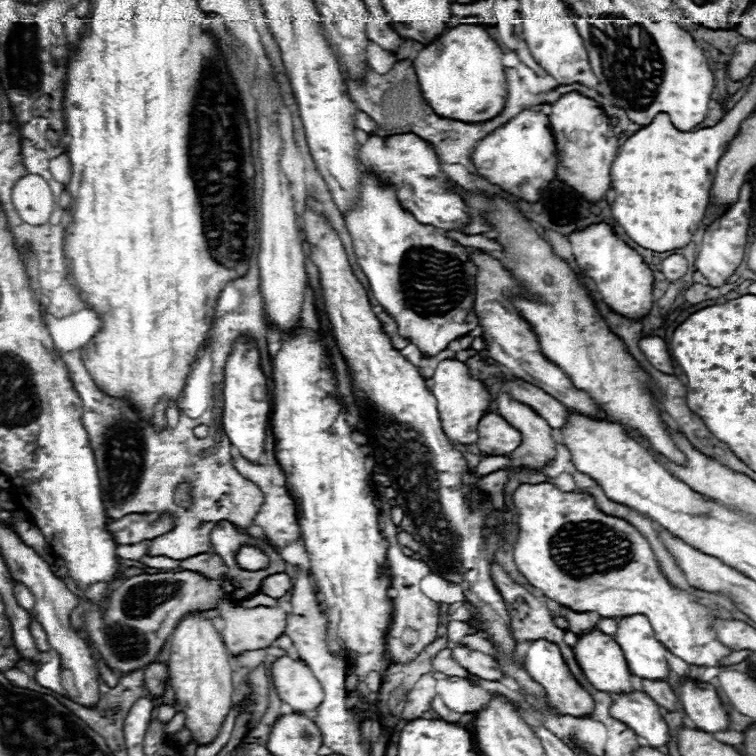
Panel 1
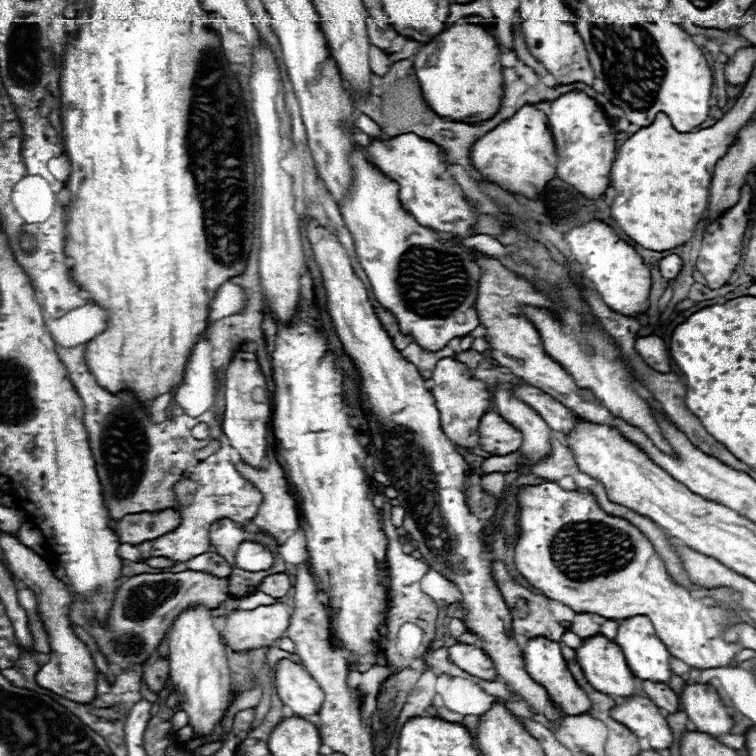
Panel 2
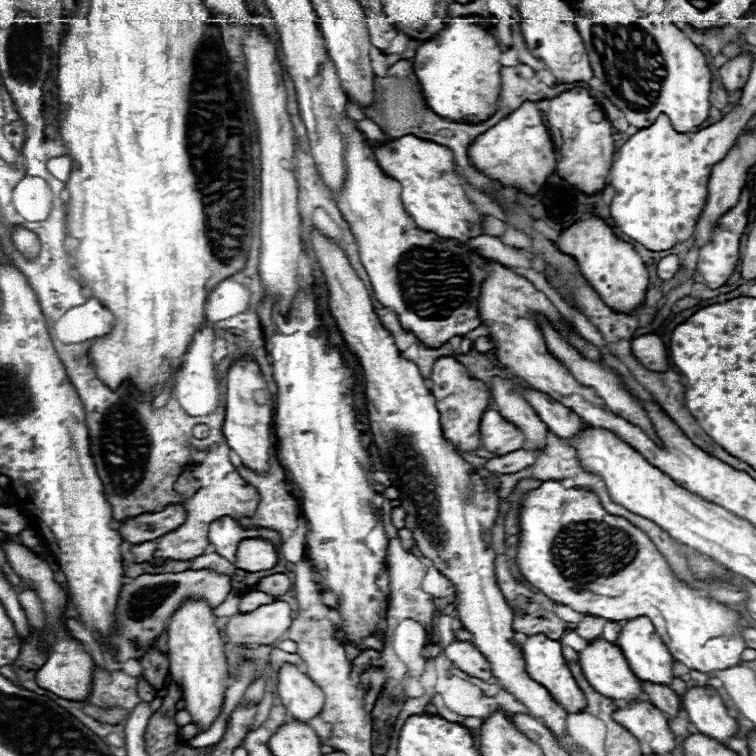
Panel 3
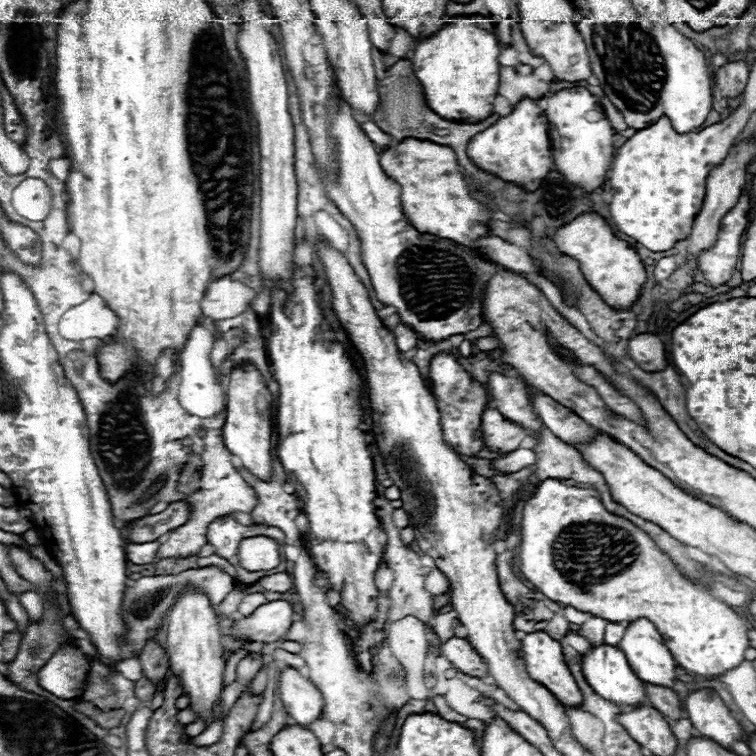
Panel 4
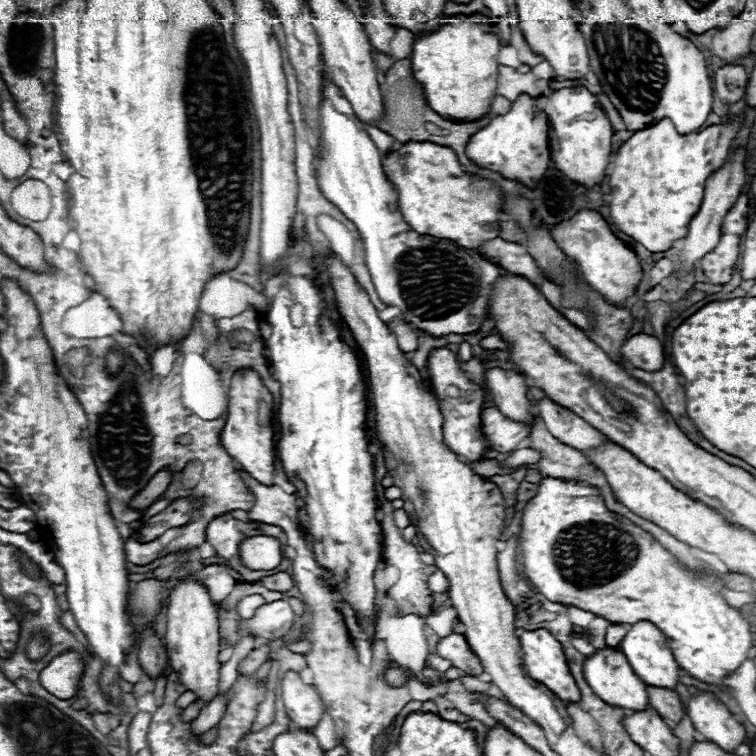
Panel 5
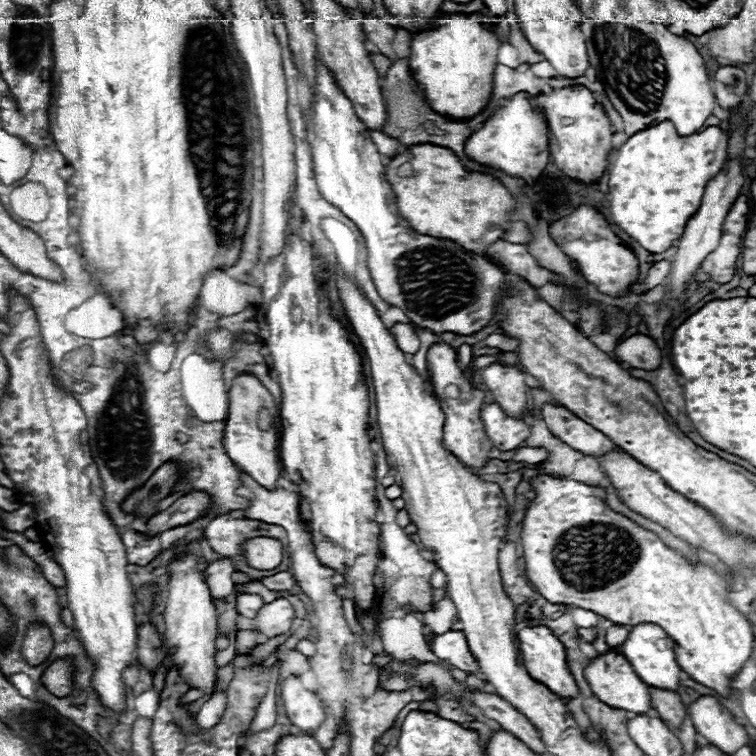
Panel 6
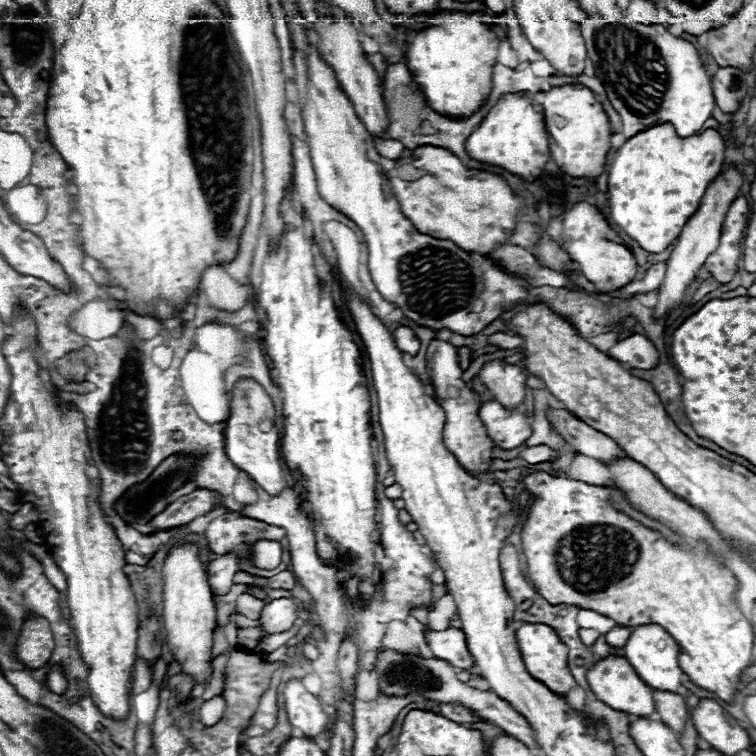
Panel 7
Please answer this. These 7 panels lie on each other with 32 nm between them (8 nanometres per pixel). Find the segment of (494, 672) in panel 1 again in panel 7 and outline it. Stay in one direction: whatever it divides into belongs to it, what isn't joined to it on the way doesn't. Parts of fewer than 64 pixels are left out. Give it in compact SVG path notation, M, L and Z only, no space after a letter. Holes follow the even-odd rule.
M426 628L424 640L426 640L426 644L430 646L430 650L436 658L446 660L452 666L462 668L462 670L474 668L474 660L468 652L466 638L464 638L464 632L460 628L446 628L446 630L440 630L440 632Z

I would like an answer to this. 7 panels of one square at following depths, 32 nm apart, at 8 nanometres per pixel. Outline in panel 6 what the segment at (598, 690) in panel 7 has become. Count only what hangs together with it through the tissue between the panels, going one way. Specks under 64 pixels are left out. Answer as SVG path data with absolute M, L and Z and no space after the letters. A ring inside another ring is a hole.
M606 652L606 654L598 656L596 660L592 660L588 664L584 676L586 676L592 692L596 694L596 698L612 708L634 712L634 714L648 714L654 708L652 698L650 698L650 688L636 676L636 672L632 672L632 666L628 664L628 660L624 660L622 654Z

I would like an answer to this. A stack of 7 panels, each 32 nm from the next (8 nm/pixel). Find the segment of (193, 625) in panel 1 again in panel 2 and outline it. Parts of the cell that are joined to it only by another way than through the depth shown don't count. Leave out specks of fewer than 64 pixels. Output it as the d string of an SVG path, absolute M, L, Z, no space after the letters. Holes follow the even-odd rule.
M198 604L182 610L172 622L168 632L168 662L170 662L170 682L180 692L180 710L190 716L190 726L194 726L196 736L212 732L216 722L224 716L230 692L230 666L226 656L226 644L220 632L214 628L214 616L210 608Z

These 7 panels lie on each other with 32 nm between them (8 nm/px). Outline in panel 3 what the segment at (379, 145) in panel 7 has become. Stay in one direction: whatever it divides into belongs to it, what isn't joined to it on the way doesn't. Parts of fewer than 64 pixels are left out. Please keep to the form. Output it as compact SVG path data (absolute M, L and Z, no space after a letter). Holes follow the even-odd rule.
M370 118L360 120L360 122L358 122L358 128L360 128L372 142L376 142L376 144L386 144L386 142L390 142L390 138L388 138Z

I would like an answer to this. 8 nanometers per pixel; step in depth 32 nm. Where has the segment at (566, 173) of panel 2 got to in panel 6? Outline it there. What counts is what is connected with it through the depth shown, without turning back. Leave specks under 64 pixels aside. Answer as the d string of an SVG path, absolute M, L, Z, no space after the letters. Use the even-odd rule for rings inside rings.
M566 86L554 88L546 94L544 102L544 116L548 122L548 130L554 140L550 140L550 156L552 162L568 176L584 182L596 182L606 166L608 166L608 152L612 150L612 130L610 120L602 106L596 102L594 94L584 86Z

